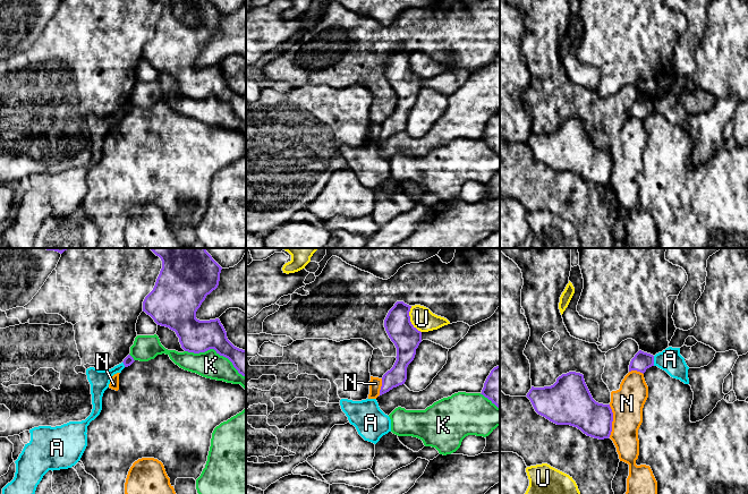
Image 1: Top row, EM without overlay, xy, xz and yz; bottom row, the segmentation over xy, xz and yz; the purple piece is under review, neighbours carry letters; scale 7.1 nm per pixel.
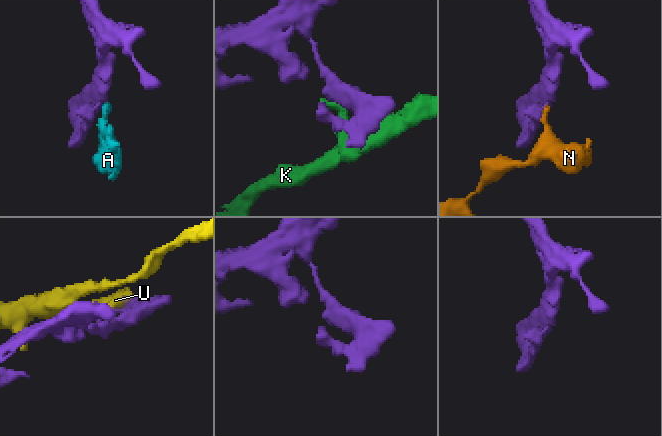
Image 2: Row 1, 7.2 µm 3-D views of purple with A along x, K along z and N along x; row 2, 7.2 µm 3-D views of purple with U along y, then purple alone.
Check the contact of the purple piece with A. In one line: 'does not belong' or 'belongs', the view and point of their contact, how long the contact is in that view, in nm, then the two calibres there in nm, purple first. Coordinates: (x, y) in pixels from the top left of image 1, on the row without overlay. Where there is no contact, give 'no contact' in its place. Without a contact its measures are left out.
does not belong; meets purple in yz at (653, 107); contact 70 nm long; 130 nm thick on the purple side, 160 nm on the other

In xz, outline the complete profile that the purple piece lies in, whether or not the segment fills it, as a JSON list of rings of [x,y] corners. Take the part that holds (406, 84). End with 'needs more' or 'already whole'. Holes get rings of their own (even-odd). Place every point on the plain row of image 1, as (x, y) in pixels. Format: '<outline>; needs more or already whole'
[[[397,48],[384,66],[385,77],[397,94],[397,107],[382,124],[380,142],[405,130],[407,113],[414,107],[416,95],[422,88],[422,78],[410,68],[410,54],[411,52],[403,48]]]; already whole

